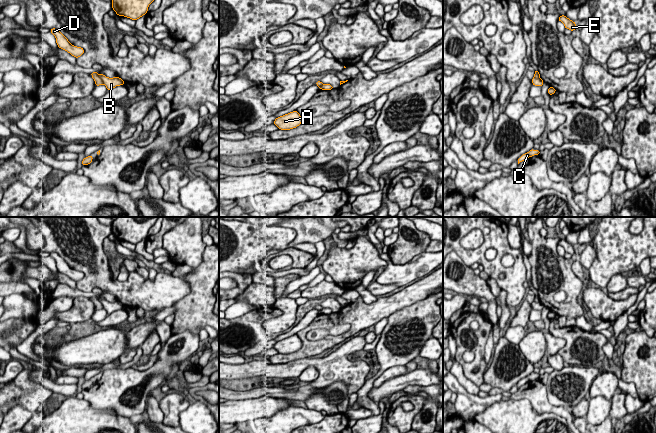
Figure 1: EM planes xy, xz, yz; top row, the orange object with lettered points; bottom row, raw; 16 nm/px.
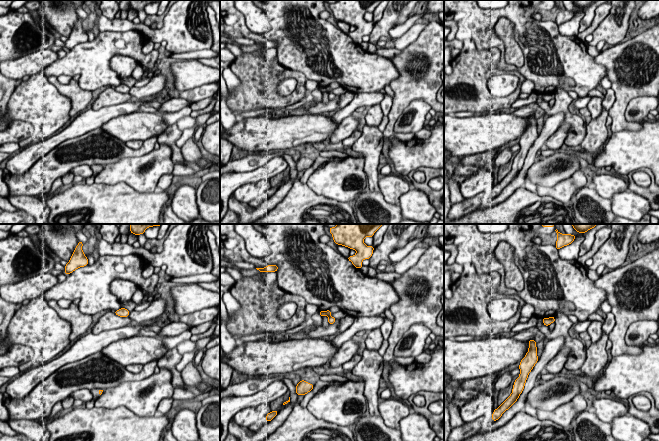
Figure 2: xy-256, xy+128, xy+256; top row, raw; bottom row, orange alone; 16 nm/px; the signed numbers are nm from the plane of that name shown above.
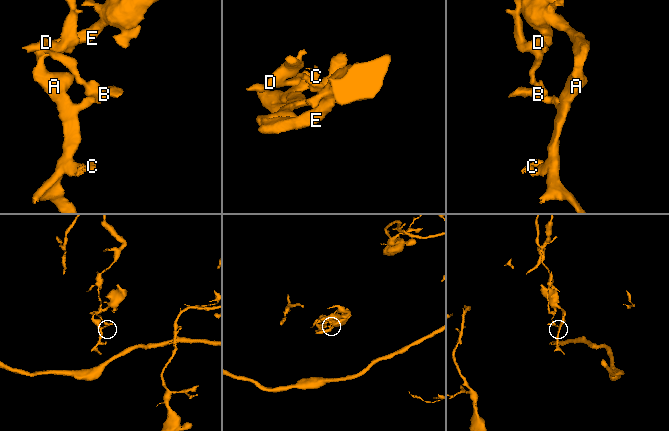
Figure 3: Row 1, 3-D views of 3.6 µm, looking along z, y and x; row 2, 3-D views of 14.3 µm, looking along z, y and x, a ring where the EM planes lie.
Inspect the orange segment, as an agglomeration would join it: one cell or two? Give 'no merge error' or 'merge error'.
merge error

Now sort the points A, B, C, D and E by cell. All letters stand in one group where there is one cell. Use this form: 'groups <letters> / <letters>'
groups A B C E / D

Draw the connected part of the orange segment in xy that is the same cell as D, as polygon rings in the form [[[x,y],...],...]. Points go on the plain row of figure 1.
[[[52,252],[50,256],[55,260],[56,267],[60,273],[63,273],[70,277],[75,282],[80,281],[84,277],[84,273],[81,271],[77,271],[72,269],[68,263],[57,253]]]

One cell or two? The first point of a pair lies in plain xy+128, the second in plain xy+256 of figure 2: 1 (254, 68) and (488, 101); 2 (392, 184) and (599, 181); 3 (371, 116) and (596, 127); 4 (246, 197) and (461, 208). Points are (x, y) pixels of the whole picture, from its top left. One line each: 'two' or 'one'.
1: one
2: one
3: two
4: two

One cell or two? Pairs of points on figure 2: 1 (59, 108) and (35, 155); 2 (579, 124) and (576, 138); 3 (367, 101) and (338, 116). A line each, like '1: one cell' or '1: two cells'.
1: two cells
2: one cell
3: one cell

